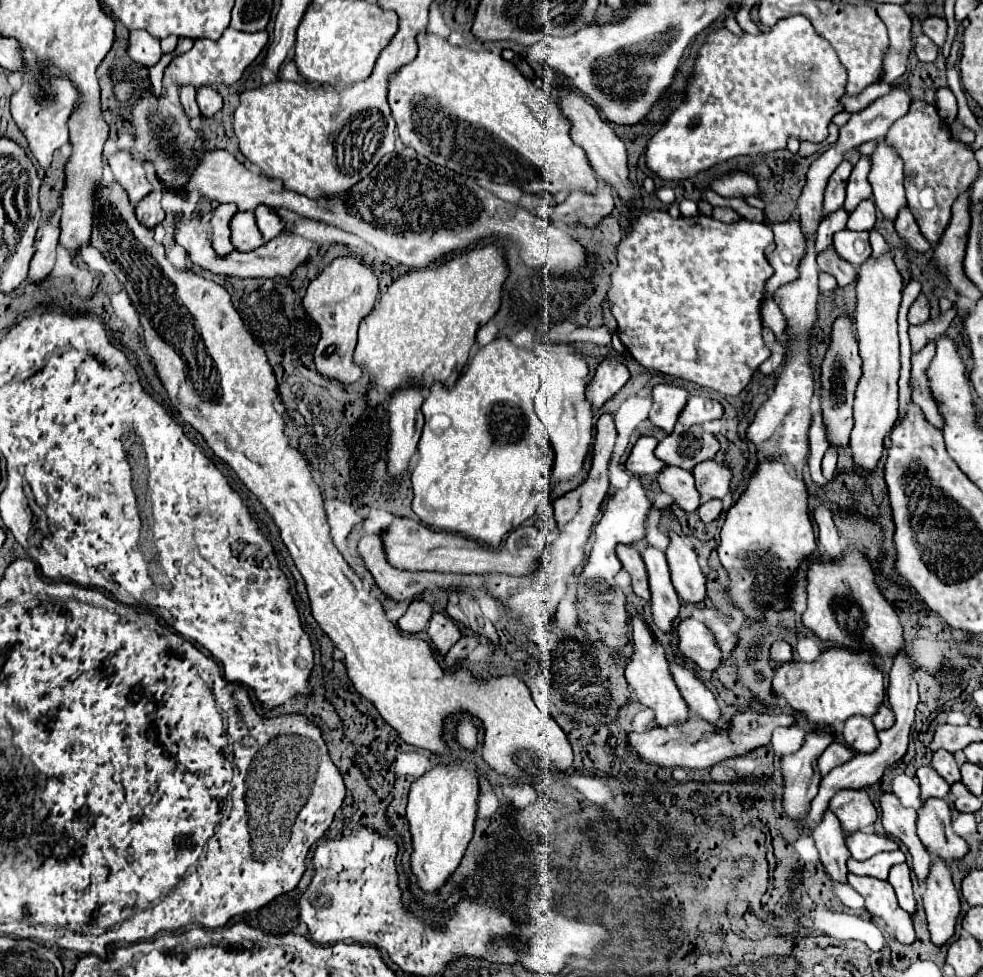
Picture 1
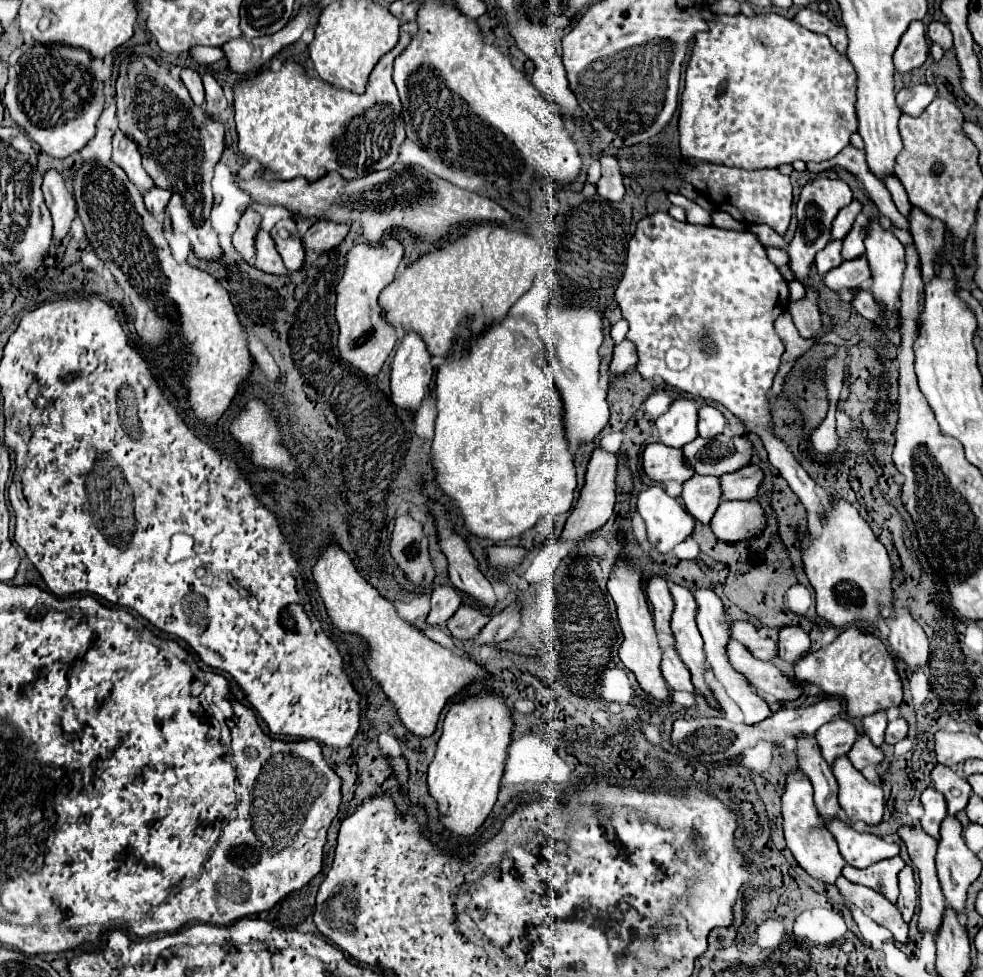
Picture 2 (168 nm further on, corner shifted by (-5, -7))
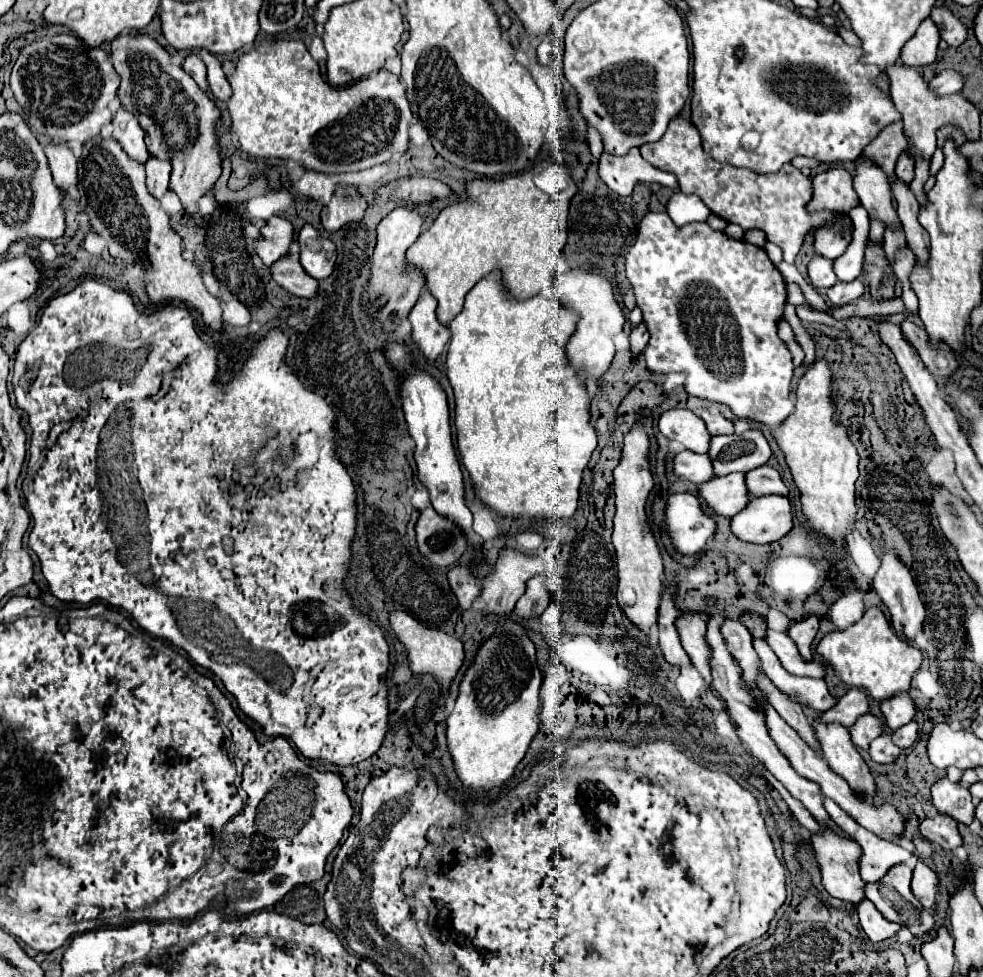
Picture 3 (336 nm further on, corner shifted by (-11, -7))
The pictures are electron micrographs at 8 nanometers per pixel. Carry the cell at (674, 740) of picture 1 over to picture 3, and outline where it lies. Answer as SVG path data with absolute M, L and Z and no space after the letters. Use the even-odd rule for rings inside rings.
M850 689L830 711L820 713L822 721L834 721L844 727L852 727L858 717L866 715L870 711L868 695L862 689Z

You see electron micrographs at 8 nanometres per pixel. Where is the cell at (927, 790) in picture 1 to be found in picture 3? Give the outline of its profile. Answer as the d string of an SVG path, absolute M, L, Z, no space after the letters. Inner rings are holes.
M934 815L932 819L928 817L926 821L920 823L920 833L940 845L942 849L956 849L962 845L962 835L958 833L958 823L954 823L954 819L946 817L946 815Z

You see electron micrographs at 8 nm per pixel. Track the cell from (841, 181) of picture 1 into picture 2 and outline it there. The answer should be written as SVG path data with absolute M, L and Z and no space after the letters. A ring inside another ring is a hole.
M824 177L822 179L814 179L800 193L799 201L796 204L798 229L796 229L796 235L792 237L790 243L784 241L782 235L778 235L774 229L770 229L766 225L748 225L748 229L758 235L758 239L764 243L764 247L782 249L788 255L788 267L790 267L794 279L804 281L804 279L810 277L816 253L820 249L824 249L826 243L830 241L830 227L832 227L834 217L850 201L852 201L852 191L850 191L850 187L844 181L840 181L840 179L824 179Z

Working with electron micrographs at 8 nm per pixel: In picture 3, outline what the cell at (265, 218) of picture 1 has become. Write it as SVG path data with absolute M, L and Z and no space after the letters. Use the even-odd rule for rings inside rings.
M312 225L302 227L298 241L302 247L300 263L304 271L314 279L330 277L336 265L336 245L324 233L318 233Z

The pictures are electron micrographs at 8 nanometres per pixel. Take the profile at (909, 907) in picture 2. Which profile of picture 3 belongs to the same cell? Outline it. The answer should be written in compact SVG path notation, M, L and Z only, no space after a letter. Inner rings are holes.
M918 861L916 869L914 869L912 891L914 891L916 899L922 901L924 909L930 909L934 905L936 893L938 893L938 875L928 865L924 865L922 861Z

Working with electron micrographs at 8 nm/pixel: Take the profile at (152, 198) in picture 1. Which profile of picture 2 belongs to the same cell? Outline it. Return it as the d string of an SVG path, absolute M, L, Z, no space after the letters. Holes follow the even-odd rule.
M154 187L152 191L148 191L144 195L144 205L146 205L148 213L152 213L154 217L162 217L162 213L166 211L168 199L170 199L170 191L164 191L164 189Z

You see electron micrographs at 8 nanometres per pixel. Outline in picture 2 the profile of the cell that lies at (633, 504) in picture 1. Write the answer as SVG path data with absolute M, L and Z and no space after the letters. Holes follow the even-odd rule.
M658 485L638 493L636 509L646 523L650 547L660 553L668 553L694 529L692 515L688 515L688 511Z

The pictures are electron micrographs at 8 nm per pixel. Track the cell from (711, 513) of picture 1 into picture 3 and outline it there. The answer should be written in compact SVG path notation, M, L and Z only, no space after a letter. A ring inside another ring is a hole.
M766 495L750 501L746 511L732 517L732 531L746 543L772 543L792 529L792 507L788 497Z

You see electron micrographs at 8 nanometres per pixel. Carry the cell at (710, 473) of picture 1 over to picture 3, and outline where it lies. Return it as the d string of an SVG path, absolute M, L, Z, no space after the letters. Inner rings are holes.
M762 465L762 467L754 469L754 471L748 471L746 481L748 481L752 497L788 495L788 487L782 483L780 473L770 465Z

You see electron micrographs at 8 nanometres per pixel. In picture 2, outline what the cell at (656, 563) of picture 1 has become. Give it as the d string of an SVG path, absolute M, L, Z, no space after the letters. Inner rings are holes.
M670 583L670 593L674 599L674 613L670 619L672 635L674 635L674 649L678 657L684 661L684 665L690 669L696 689L706 697L708 705L714 709L720 709L716 703L708 683L704 681L704 649L702 649L702 637L694 621L696 603L692 599L692 593L686 587L680 587L676 583Z

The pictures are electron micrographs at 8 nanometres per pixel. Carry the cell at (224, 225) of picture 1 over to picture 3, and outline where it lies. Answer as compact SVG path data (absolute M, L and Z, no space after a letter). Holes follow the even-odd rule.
M272 217L260 233L262 237L258 239L256 251L264 261L264 265L272 267L272 263L290 253L290 245L294 241L294 227L288 219Z

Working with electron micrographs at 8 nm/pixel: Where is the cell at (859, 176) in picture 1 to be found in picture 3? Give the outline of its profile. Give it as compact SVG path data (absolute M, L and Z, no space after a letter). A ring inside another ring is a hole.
M816 231L814 233L814 251L816 255L824 257L824 259L836 259L840 257L846 247L848 247L850 239L842 239L842 235L838 235L838 231Z

